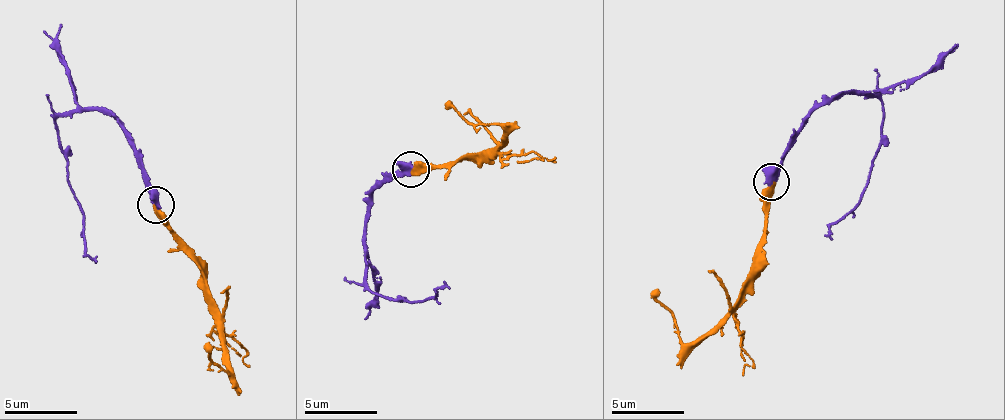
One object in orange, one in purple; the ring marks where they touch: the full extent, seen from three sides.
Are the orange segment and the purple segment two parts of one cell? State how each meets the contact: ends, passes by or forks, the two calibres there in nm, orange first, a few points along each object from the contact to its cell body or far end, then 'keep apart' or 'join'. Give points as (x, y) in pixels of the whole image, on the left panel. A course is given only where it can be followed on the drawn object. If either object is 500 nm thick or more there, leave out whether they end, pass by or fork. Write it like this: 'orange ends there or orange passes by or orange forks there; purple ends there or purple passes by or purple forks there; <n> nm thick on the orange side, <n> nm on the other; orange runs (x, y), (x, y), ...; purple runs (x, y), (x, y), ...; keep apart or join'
360 nm thick on the orange side, 550 nm on the other; orange runs (154, 205), (177, 247), (197, 262), (203, 279), (203, 295), (228, 350), (228, 372), (213, 361), (210, 347); purple runs (154, 205), (118, 120), (80, 104), (54, 120), (57, 148), (67, 158), (85, 226), (86, 252), (97, 254); join

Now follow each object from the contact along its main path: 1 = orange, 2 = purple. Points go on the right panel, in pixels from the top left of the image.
1: (771, 181), (759, 253), (750, 269), (750, 285), (710, 332), (684, 342), (674, 318), (651, 292)
2: (771, 181), (822, 103), (867, 91), (881, 101), (883, 131), (868, 184), (831, 224), (834, 233)

